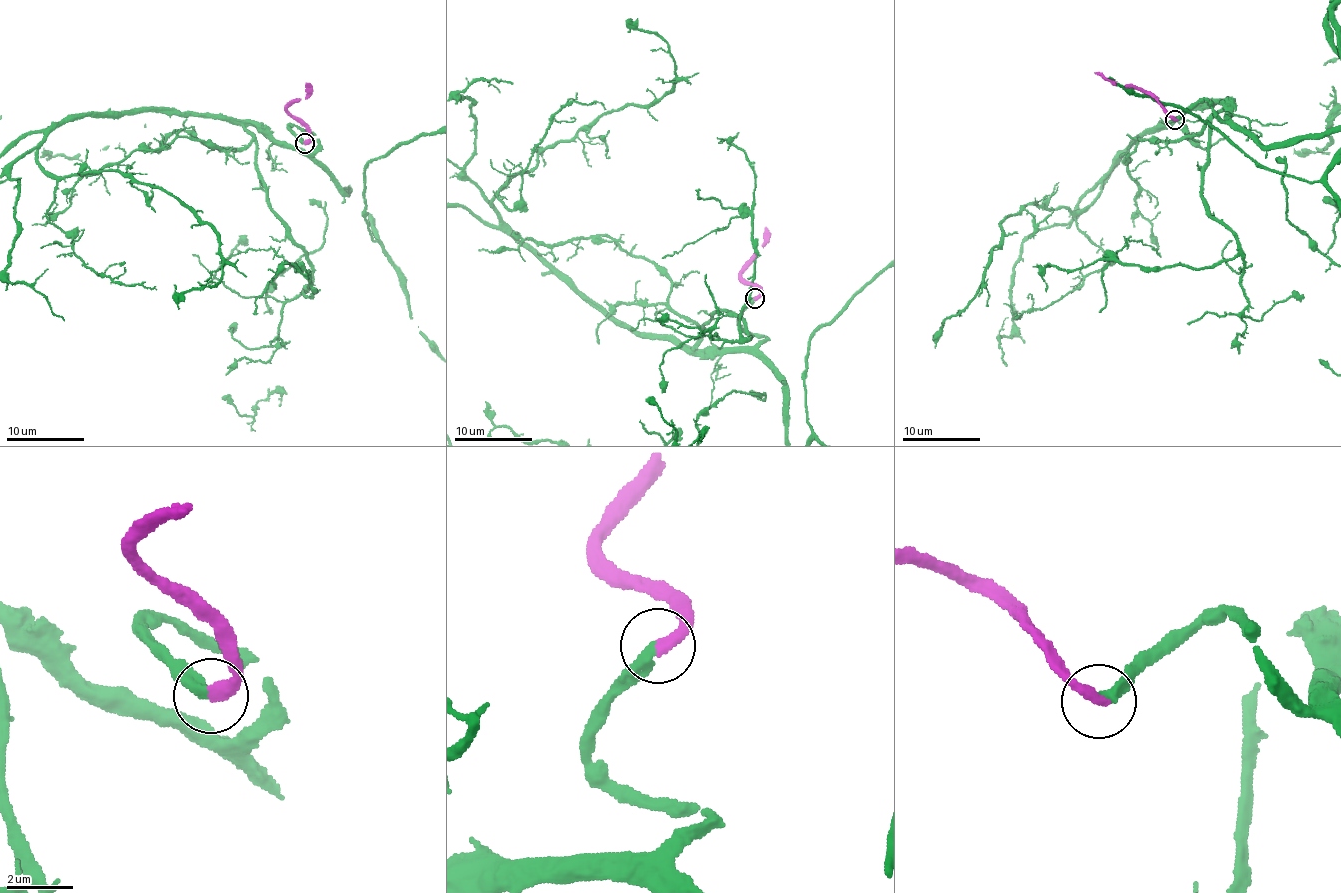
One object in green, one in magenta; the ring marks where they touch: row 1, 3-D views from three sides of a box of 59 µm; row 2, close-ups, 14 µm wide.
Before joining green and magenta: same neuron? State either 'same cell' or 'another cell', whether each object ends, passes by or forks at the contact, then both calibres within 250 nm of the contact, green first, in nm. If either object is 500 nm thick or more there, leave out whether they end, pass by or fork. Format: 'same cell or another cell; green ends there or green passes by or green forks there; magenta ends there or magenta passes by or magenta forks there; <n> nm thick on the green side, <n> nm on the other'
same cell; green ends there; magenta ends there; 360 nm thick on the green side, 400 nm on the other

